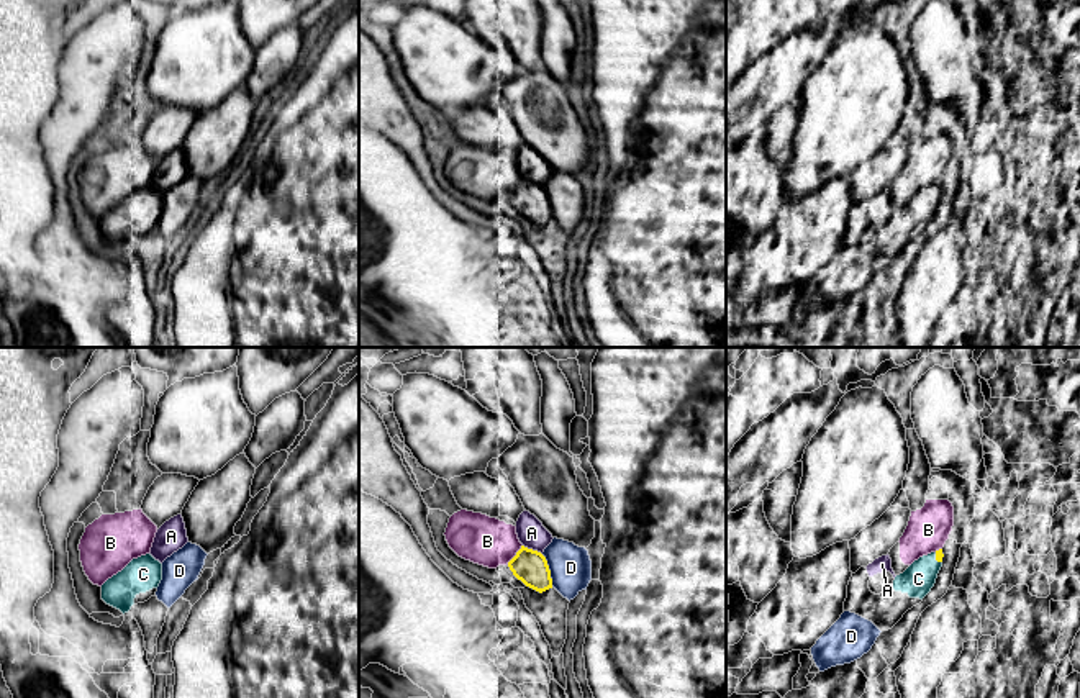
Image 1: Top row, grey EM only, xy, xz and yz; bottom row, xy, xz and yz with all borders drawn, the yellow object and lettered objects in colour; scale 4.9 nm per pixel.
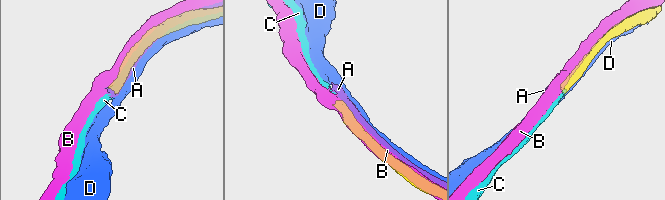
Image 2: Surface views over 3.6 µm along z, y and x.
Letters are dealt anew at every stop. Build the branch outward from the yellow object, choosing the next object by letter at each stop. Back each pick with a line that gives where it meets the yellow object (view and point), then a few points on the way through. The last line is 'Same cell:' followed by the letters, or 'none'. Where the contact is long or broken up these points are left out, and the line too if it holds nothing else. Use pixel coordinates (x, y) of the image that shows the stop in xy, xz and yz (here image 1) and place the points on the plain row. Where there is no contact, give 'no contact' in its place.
C: contact yz (936, 192)
Same cell: C

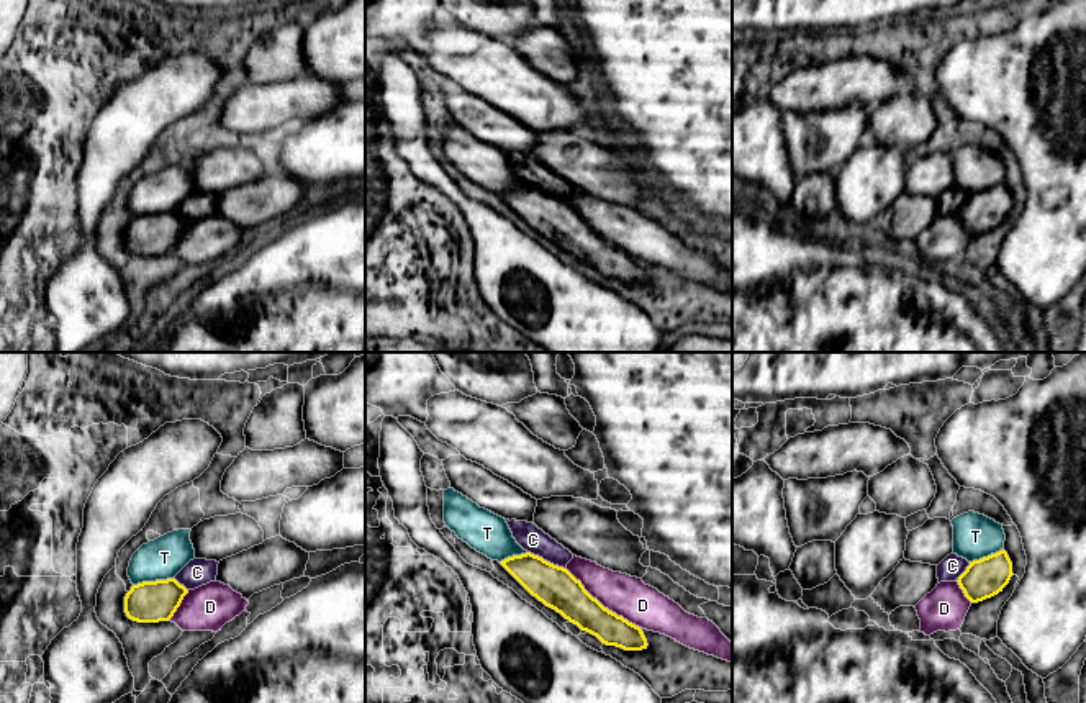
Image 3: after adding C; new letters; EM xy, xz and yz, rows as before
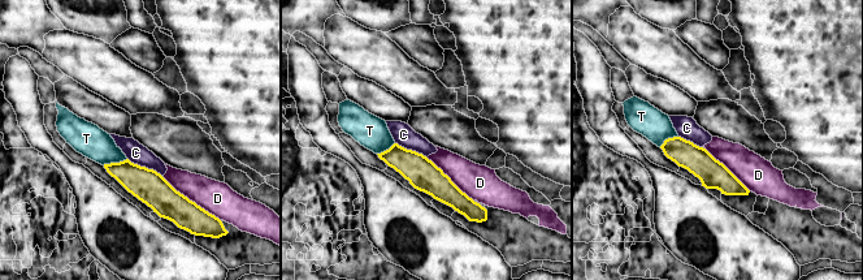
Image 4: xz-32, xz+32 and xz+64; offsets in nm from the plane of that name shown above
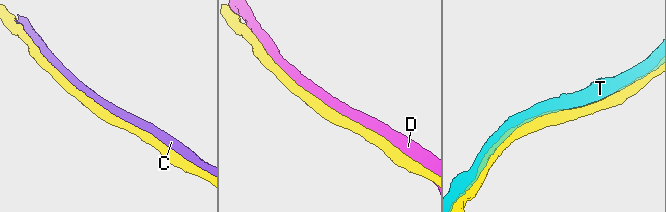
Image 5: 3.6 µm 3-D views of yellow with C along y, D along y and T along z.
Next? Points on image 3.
Same cell: none

